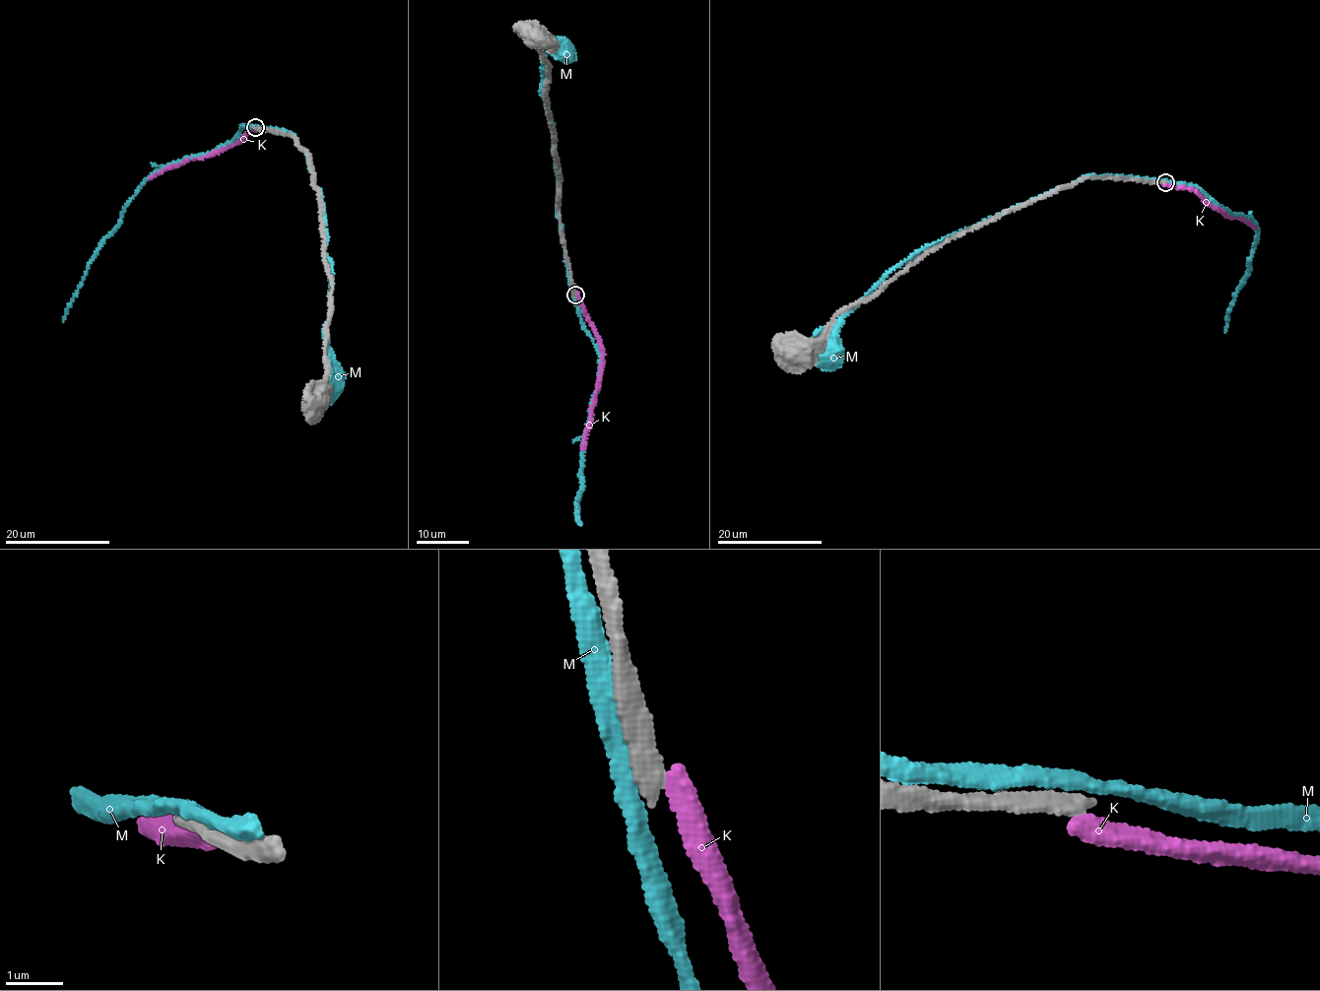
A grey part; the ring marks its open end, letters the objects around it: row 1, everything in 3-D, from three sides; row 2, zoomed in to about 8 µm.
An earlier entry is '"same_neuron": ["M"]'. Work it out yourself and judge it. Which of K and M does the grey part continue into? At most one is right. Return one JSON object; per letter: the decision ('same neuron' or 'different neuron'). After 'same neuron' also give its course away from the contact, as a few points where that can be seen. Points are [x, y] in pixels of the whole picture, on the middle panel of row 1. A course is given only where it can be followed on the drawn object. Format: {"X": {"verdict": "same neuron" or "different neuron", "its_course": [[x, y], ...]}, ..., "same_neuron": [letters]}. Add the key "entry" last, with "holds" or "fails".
{"K": {"verdict": "different neuron"}, "M": {"verdict": "different neuron"}, "same_neuron": [], "entry": "fails"}

